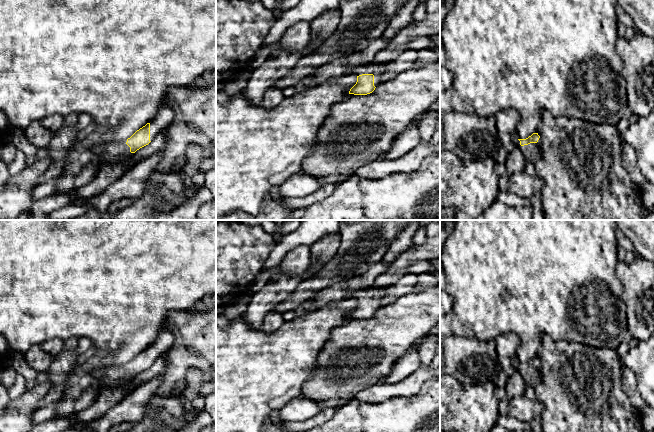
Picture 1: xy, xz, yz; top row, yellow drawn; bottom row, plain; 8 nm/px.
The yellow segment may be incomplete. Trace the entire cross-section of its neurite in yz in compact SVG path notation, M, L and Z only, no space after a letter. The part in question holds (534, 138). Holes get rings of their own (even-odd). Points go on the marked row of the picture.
M533 133L526 139L518 139L517 143L526 160L535 164L541 156L541 138L538 133Z

